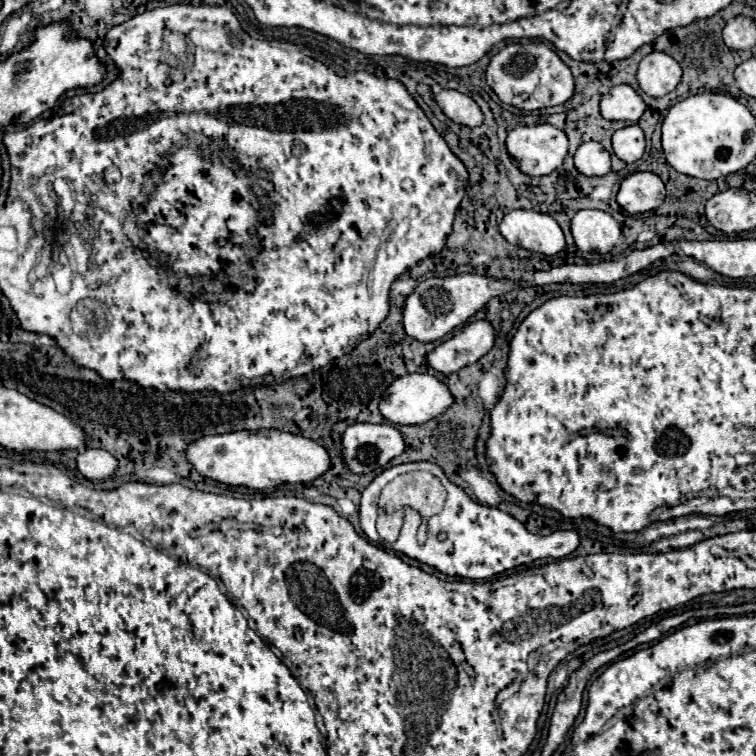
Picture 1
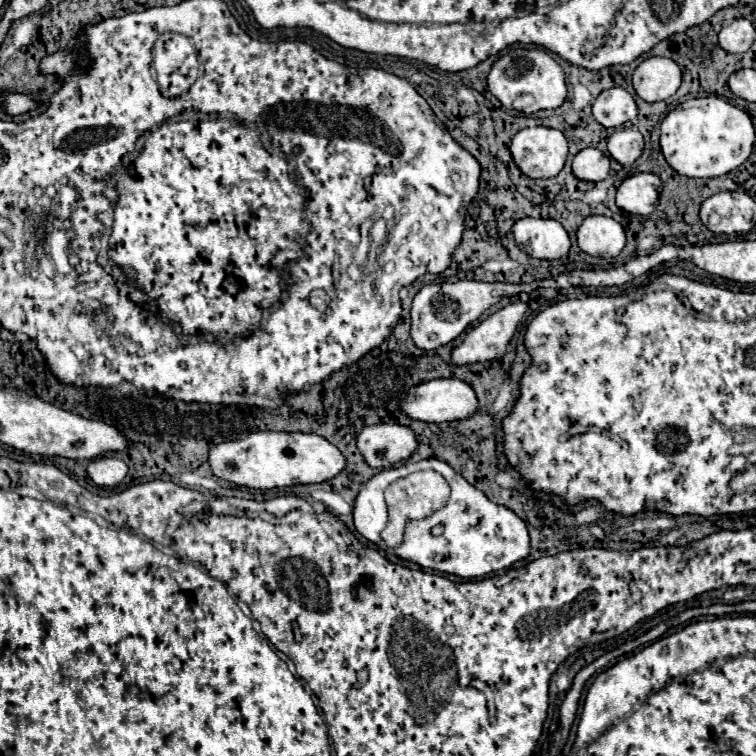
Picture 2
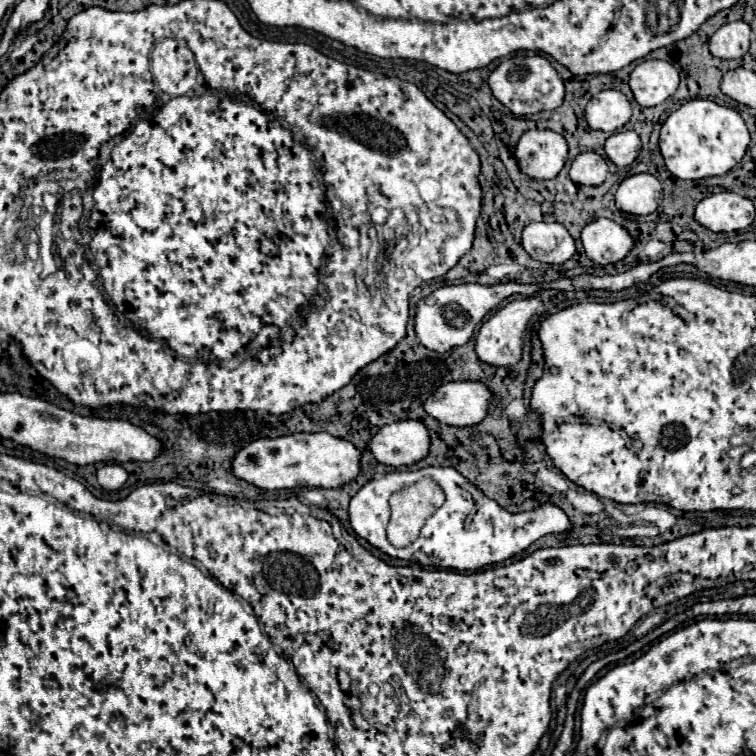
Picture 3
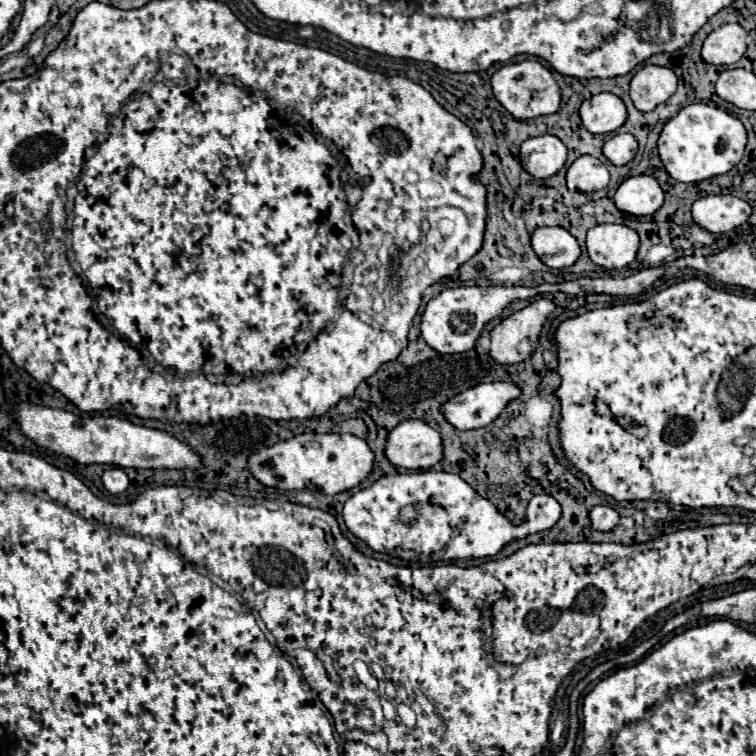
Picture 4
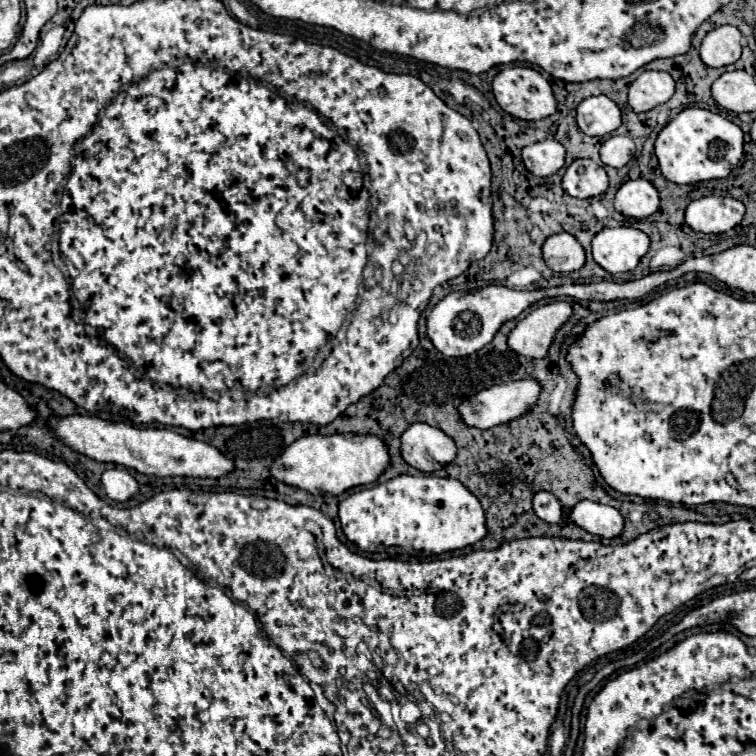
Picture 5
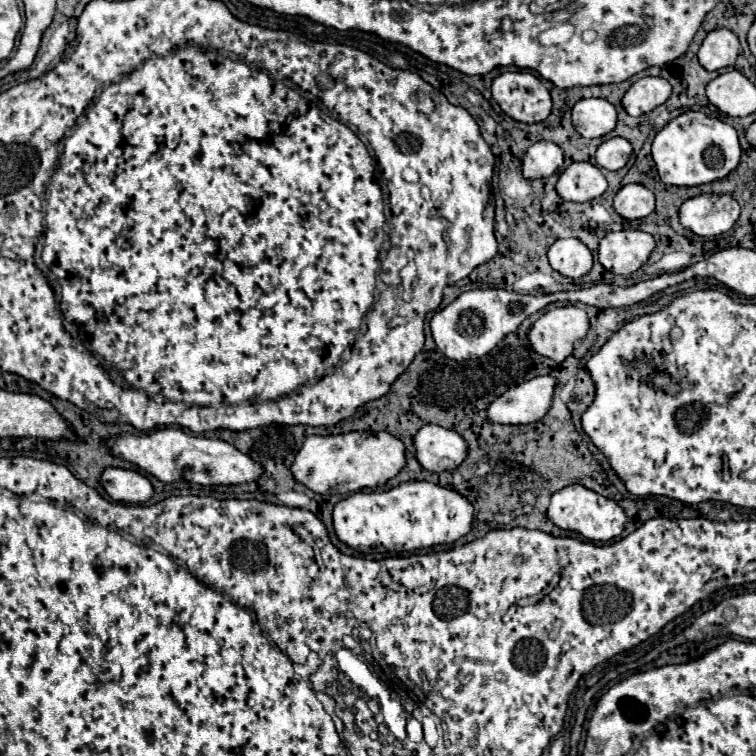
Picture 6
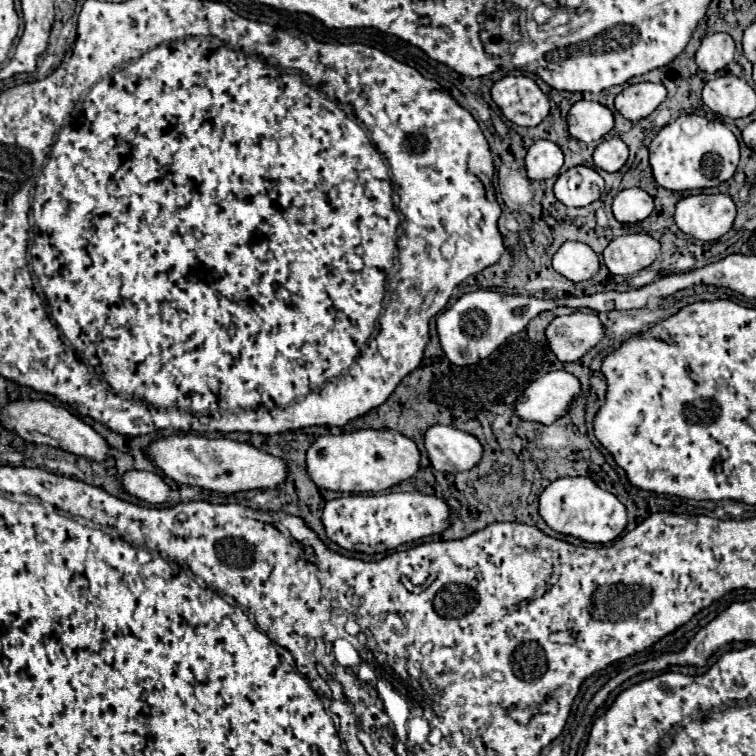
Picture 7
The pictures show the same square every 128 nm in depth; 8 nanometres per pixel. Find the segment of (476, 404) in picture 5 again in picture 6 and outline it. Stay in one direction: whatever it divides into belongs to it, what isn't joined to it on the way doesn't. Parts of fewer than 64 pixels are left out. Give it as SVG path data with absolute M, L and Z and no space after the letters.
M536 376L522 382L486 406L492 424L532 424L550 408L556 380L552 376Z

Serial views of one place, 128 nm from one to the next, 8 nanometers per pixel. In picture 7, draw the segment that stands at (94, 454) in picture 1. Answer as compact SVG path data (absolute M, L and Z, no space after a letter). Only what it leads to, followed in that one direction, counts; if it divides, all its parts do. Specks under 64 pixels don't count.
M130 470L122 474L122 488L134 498L140 498L148 504L160 504L166 500L170 488L164 484L164 480L154 472L140 472Z

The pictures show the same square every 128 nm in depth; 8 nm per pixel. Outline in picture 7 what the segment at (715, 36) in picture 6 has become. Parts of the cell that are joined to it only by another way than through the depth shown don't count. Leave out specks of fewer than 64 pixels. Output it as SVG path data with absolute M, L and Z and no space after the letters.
M710 34L702 40L702 46L696 52L696 64L704 72L718 72L734 60L734 54L736 46L730 34Z

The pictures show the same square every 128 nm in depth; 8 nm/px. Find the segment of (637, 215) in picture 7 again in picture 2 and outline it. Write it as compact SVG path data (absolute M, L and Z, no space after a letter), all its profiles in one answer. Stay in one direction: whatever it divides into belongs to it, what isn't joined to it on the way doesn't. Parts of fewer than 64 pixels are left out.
M642 172L628 176L616 192L616 206L628 214L652 214L662 190L662 182L656 174Z

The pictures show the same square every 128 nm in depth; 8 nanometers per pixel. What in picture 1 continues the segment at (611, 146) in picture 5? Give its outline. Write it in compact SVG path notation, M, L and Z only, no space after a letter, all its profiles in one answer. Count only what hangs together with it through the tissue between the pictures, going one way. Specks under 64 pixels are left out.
M638 124L624 126L612 136L614 154L624 162L634 162L644 154L644 132Z

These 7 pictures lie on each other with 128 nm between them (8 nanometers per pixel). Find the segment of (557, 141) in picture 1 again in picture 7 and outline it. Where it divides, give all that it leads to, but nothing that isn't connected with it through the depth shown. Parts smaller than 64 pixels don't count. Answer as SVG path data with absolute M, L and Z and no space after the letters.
M536 140L526 154L526 174L530 180L548 180L560 174L562 150L550 140Z

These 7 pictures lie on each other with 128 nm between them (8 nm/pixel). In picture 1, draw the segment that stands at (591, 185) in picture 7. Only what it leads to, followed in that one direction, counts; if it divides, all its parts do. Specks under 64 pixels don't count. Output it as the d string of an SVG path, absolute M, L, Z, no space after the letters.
M584 142L574 154L574 164L586 176L604 176L610 172L610 154L600 142Z

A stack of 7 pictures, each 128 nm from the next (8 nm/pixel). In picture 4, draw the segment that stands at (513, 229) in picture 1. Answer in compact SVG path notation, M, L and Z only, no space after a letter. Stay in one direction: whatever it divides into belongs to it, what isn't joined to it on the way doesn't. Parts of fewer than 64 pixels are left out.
M544 226L530 236L532 250L548 268L572 266L580 256L580 246L576 238L560 226Z

